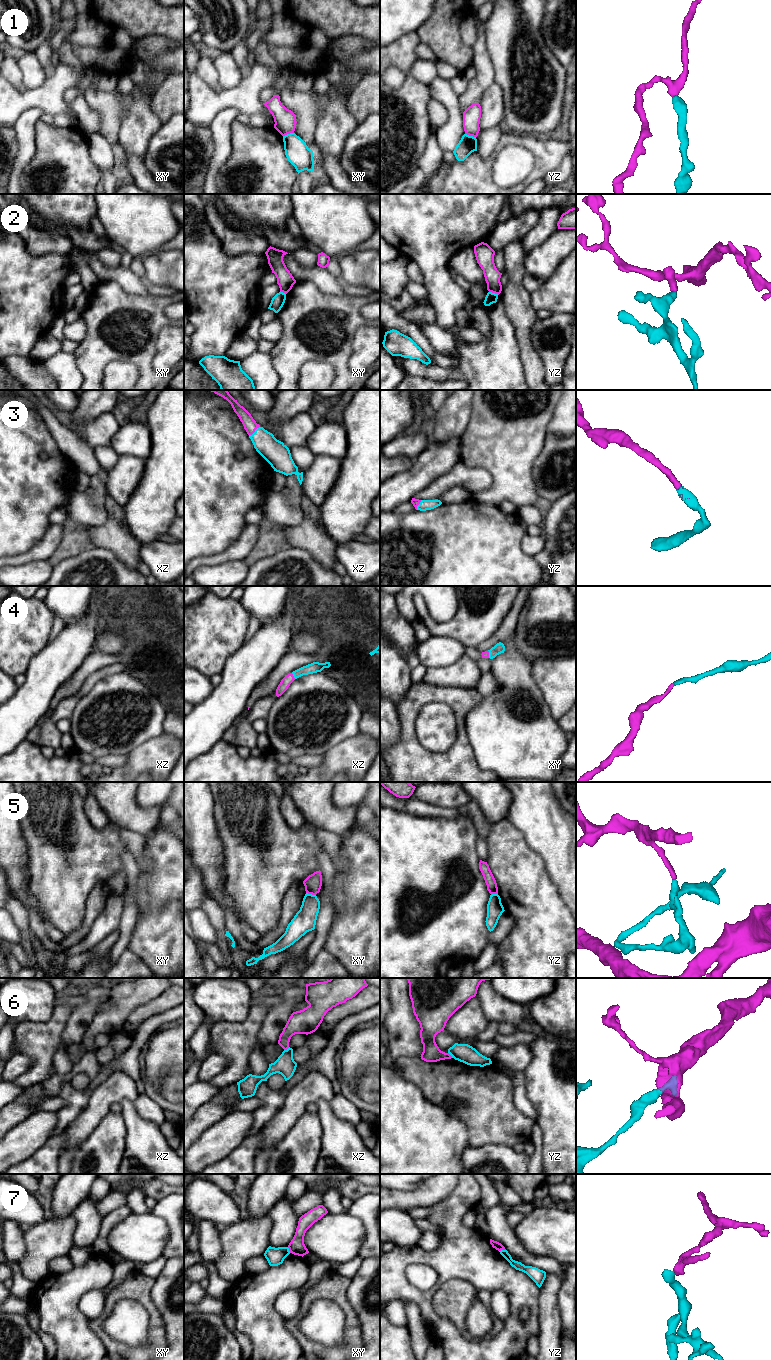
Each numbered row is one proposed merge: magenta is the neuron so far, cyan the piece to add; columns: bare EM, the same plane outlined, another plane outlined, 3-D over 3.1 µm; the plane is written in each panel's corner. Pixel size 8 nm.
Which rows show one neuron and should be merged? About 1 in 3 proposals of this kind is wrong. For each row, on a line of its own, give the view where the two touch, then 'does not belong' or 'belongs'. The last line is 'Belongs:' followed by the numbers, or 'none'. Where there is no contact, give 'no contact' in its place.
1: meets magenta in xy; does not belong
2: meets magenta in yz; does not belong
3: meets magenta in xz; belongs
4: meets magenta in xz; belongs
5: meets magenta in xy; does not belong
6: meets magenta in xz; does not belong
7: meets magenta in yz; does not belong
Belongs: 3, 4

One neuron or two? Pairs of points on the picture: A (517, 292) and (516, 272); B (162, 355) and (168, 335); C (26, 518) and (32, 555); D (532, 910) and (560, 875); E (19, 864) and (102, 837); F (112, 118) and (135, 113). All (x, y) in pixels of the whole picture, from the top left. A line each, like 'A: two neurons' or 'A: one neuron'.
A: one neuron
B: one neuron
C: two neurons
D: two neurons
E: two neurons
F: two neurons

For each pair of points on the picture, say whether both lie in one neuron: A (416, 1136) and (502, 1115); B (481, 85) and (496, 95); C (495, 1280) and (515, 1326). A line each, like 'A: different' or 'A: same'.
A: different
B: different
C: same

